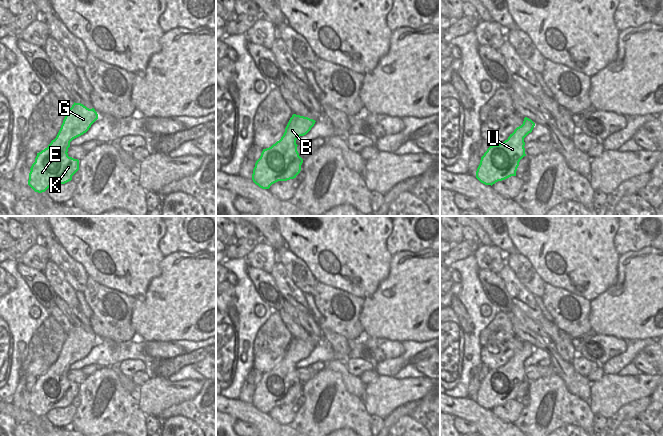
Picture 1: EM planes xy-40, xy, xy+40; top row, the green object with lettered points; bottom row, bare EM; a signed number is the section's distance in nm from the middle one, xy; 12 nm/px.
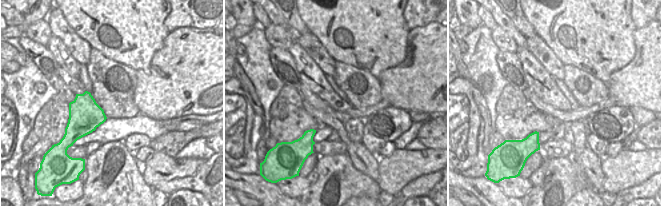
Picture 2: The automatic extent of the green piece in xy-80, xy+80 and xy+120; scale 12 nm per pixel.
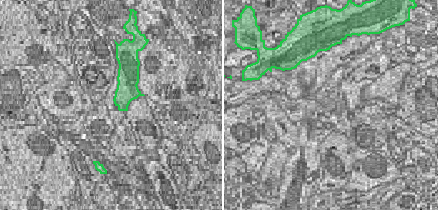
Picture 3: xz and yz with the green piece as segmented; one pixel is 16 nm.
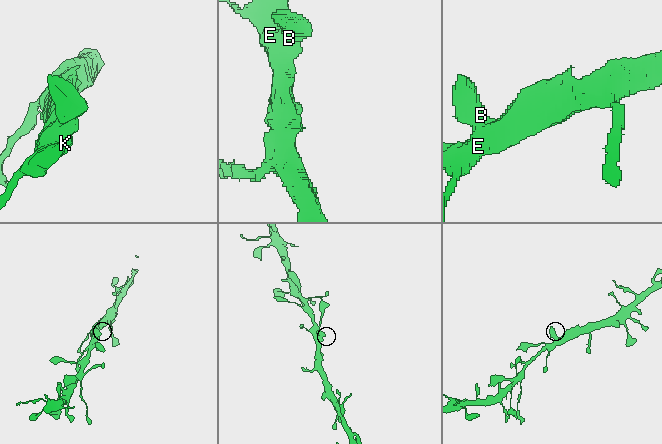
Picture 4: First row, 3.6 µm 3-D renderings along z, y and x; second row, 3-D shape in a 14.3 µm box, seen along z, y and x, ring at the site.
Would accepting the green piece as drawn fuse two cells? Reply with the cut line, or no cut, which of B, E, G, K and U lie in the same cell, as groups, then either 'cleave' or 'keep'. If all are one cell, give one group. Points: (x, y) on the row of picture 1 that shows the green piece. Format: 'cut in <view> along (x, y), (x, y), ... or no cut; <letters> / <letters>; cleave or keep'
no cut; B E G K U; keep

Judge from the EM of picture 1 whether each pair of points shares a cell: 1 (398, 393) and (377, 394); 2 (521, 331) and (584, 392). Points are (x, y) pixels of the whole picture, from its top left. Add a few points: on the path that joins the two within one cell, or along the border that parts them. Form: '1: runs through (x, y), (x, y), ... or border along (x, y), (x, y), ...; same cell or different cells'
1: runs through (393, 393), (382, 394); same cell
2: runs through (539, 342), (552, 349), (568, 374); same cell

